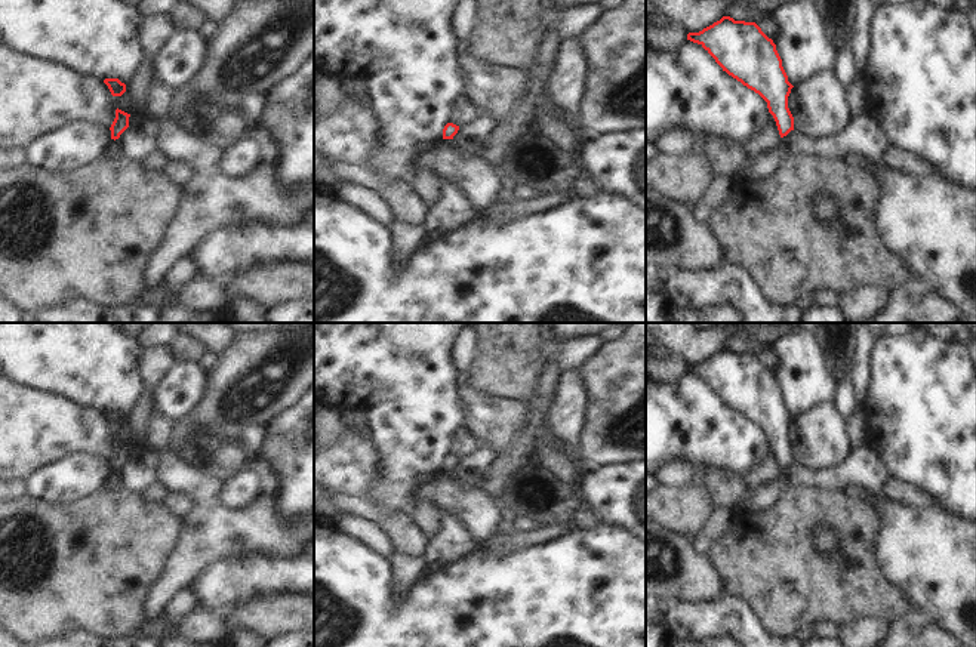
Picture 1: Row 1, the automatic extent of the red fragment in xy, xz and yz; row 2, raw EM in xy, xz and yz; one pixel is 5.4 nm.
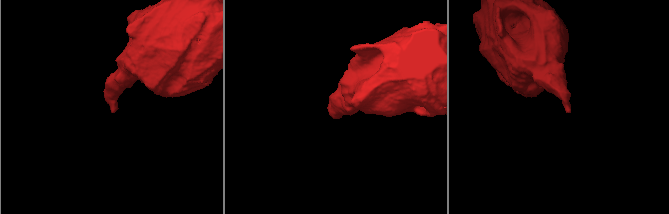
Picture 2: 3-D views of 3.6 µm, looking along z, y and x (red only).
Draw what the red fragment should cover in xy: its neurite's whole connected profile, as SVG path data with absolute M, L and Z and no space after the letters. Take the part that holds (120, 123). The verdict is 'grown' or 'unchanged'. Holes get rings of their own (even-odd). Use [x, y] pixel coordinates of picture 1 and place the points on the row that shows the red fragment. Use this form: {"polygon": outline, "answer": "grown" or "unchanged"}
{"polygon": "M116 110L116 118L110 127L111 130L111 139L118 139L120 135L129 127L129 117L130 114L121 111L121 110Z", "answer": "unchanged"}

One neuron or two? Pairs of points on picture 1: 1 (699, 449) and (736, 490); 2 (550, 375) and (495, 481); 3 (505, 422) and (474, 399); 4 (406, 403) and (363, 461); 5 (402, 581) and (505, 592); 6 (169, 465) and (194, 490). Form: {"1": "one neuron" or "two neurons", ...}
{"1": "two neurons", "2": "one neuron", "3": "one neuron", "4": "two neurons", "5": "two neurons", "6": "one neuron"}

